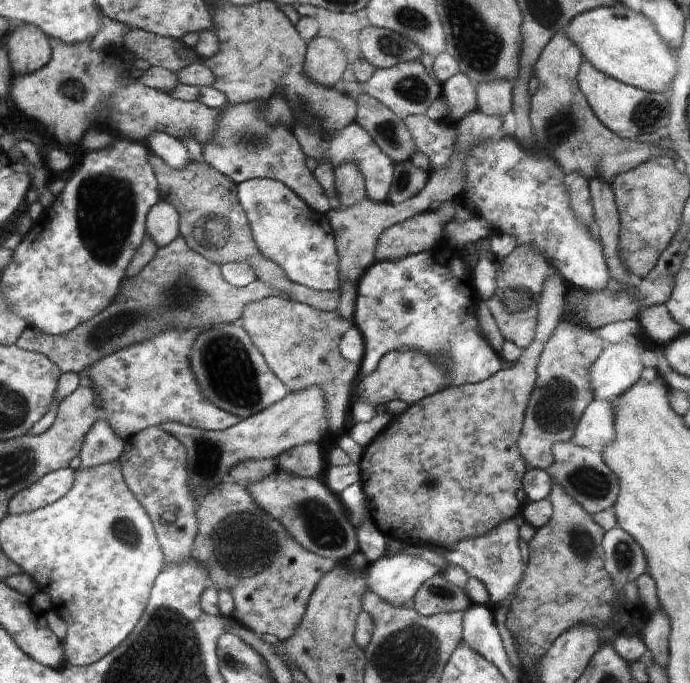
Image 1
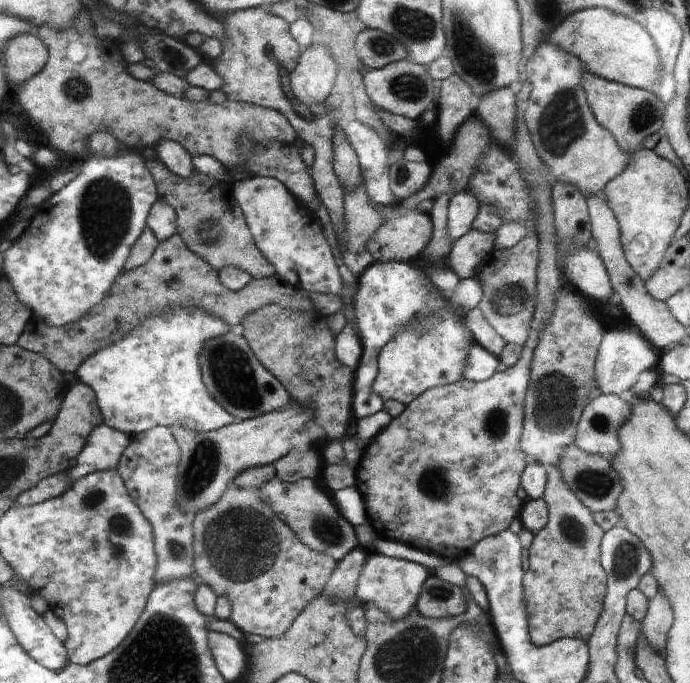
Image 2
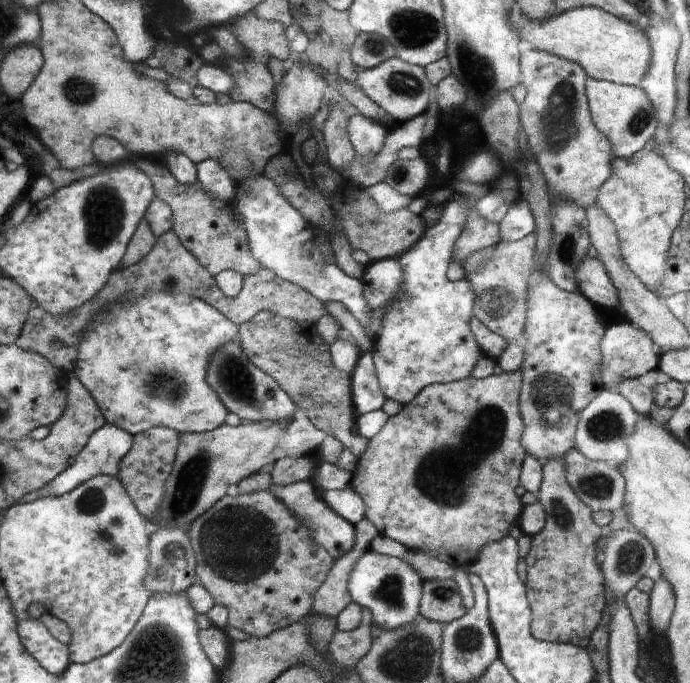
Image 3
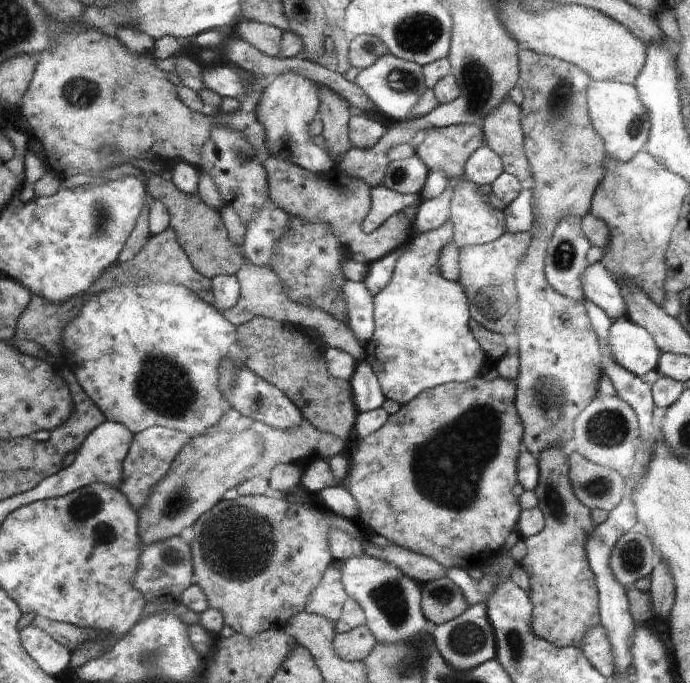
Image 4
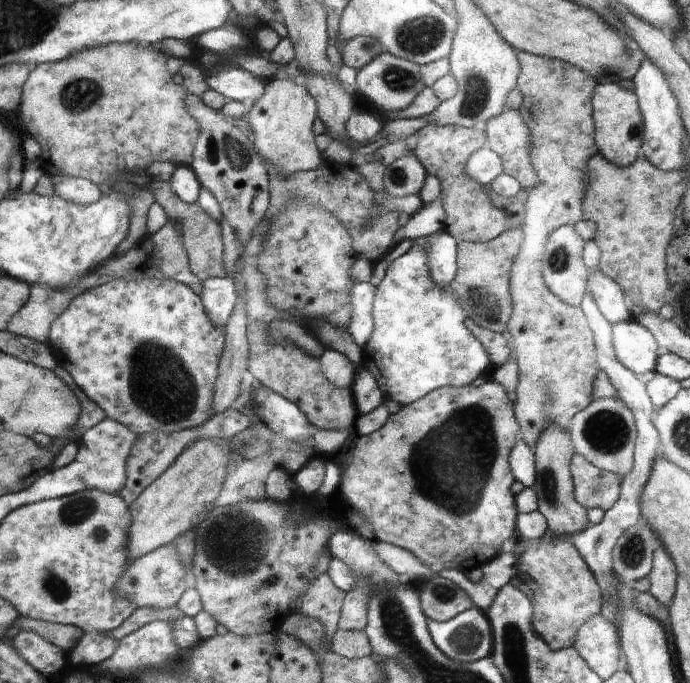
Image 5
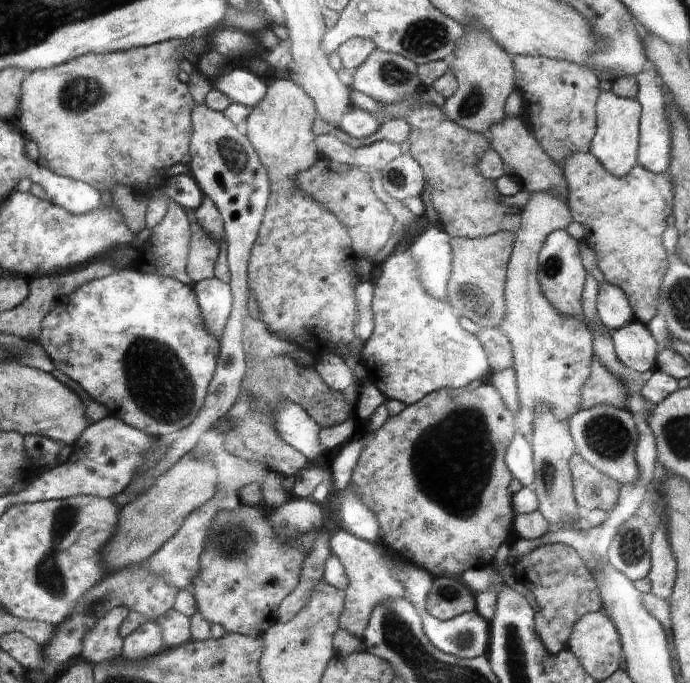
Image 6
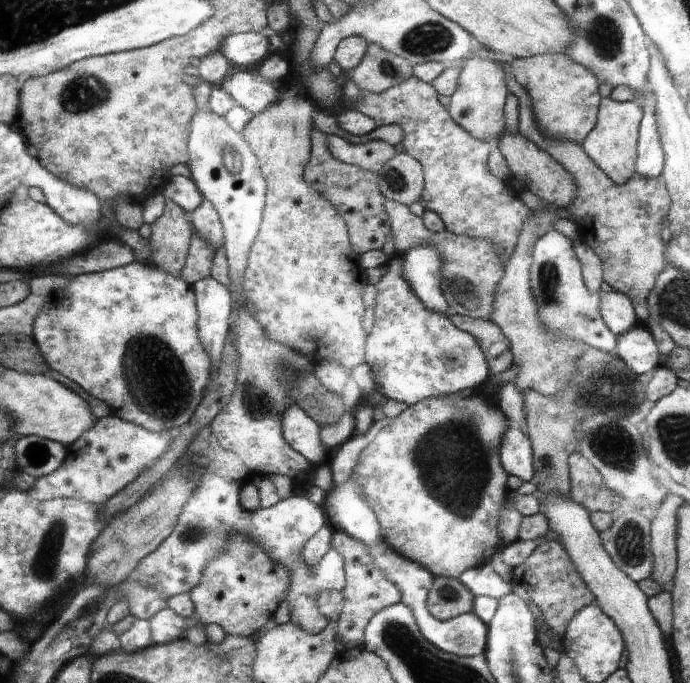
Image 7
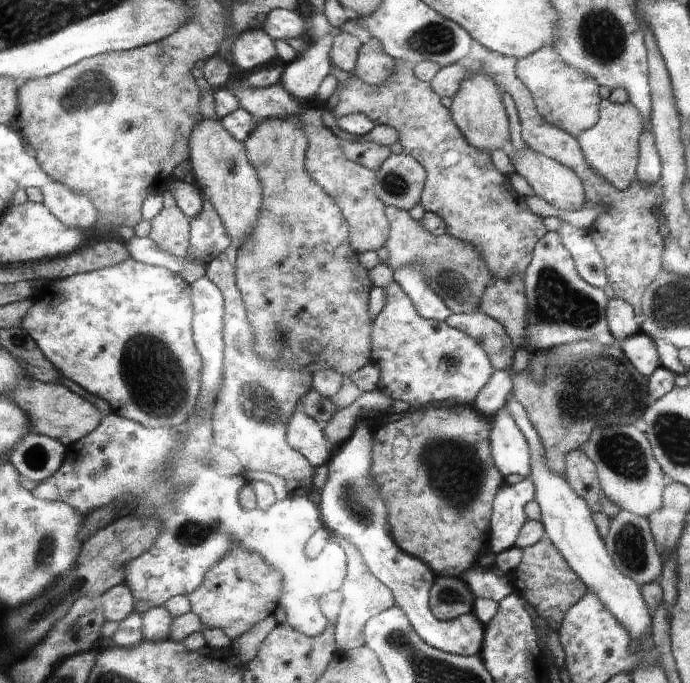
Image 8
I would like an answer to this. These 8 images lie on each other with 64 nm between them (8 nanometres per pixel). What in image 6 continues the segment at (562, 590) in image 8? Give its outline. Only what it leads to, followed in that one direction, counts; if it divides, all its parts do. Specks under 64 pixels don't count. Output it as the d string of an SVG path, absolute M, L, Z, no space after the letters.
M562 543L542 545L523 556L522 560L513 566L515 576L522 583L530 585L530 592L538 603L537 613L540 618L536 619L536 630L540 633L543 645L552 654L564 650L564 646L569 646L572 626L584 614L598 612L603 608L599 591L596 590L596 582L575 547Z

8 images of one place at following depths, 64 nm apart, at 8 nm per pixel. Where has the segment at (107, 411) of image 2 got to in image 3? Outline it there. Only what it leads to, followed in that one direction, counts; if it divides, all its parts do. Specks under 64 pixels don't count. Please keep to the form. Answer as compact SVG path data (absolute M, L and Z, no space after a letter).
M144 289L143 291L137 291L137 293L132 291L131 296L124 296L118 302L110 304L108 310L110 312L102 312L100 316L96 316L88 324L88 330L82 333L82 338L80 338L80 354L76 358L76 366L74 366L76 378L79 378L79 381L91 392L92 398L98 403L100 410L103 411L104 418L107 419L106 424L117 426L122 430L128 431L128 434L133 436L138 433L146 433L148 429L155 426L168 427L176 432L203 433L204 431L218 429L219 426L225 424L225 419L229 412L224 403L220 402L216 391L208 386L208 360L210 360L212 354L216 353L218 348L222 348L224 344L228 344L228 342L232 342L232 340L238 337L239 329L236 324L232 324L229 318L220 314L219 310L212 308L207 302L202 302L198 298L192 298L190 294L164 292L164 290L162 292L152 290L152 292L147 293Z

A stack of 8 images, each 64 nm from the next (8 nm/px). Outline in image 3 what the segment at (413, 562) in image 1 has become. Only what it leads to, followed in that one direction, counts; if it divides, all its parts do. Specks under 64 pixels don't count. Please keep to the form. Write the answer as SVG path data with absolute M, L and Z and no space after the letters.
M368 550L362 554L350 574L348 592L352 601L358 603L365 611L369 622L374 622L384 630L396 630L414 624L414 620L419 618L423 580L416 574L416 570L412 570L402 559Z

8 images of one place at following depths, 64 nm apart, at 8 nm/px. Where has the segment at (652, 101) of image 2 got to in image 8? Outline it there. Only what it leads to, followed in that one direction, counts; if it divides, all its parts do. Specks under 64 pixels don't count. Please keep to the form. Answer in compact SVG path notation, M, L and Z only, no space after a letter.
M609 98L603 99L599 105L599 121L577 138L588 166L604 176L616 190L626 190L638 178L642 124L640 110L632 102L616 104L610 102Z

